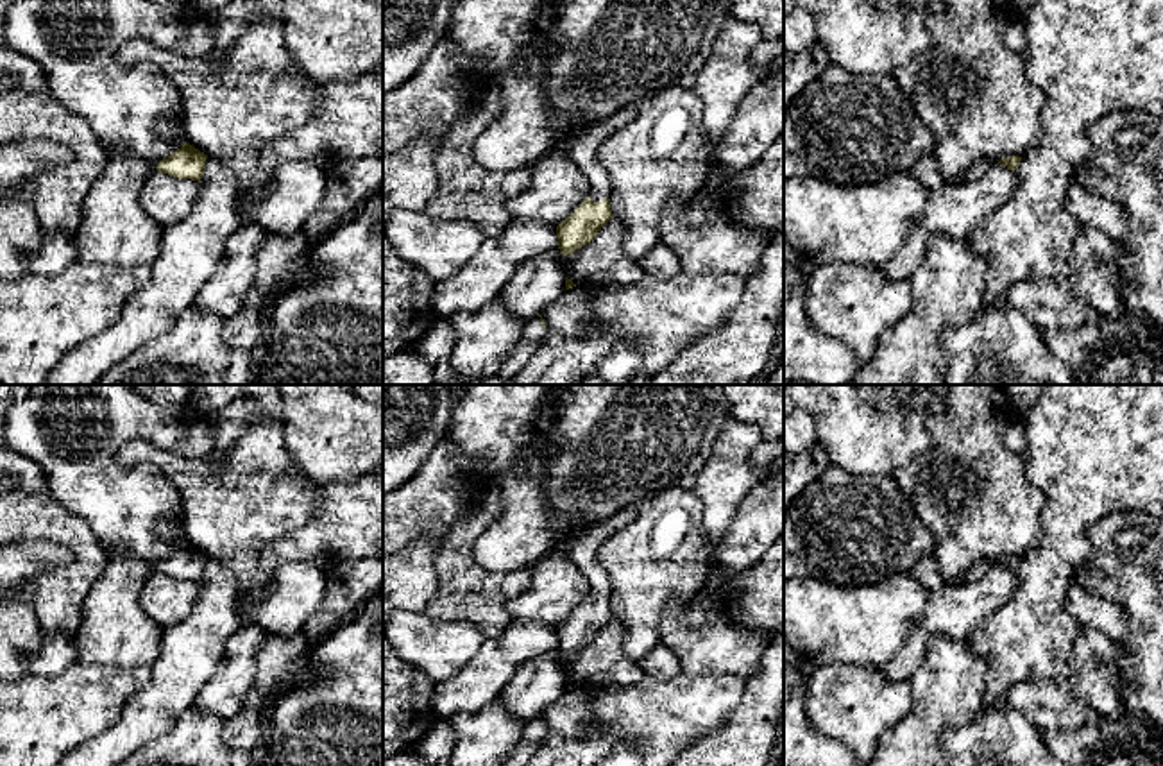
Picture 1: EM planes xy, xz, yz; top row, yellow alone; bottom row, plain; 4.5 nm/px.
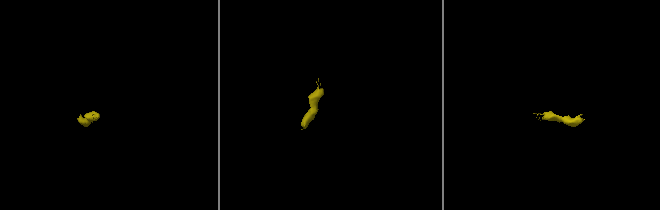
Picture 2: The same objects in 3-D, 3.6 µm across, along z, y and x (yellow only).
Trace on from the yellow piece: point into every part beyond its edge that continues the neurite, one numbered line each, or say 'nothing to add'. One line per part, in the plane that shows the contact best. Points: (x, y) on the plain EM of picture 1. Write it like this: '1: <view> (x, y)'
1: xz (584, 550)
2: xz (532, 736)

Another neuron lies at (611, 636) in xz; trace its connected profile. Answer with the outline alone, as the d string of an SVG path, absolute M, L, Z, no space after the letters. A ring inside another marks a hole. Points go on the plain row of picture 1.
M612 617L596 639L564 657L558 650L558 664L565 680L574 685L624 684L644 675L637 662L632 662L621 650L624 626Z

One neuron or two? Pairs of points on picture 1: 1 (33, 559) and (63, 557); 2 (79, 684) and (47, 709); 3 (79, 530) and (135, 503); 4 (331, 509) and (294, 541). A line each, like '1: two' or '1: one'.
1: one
2: one
3: two
4: one

